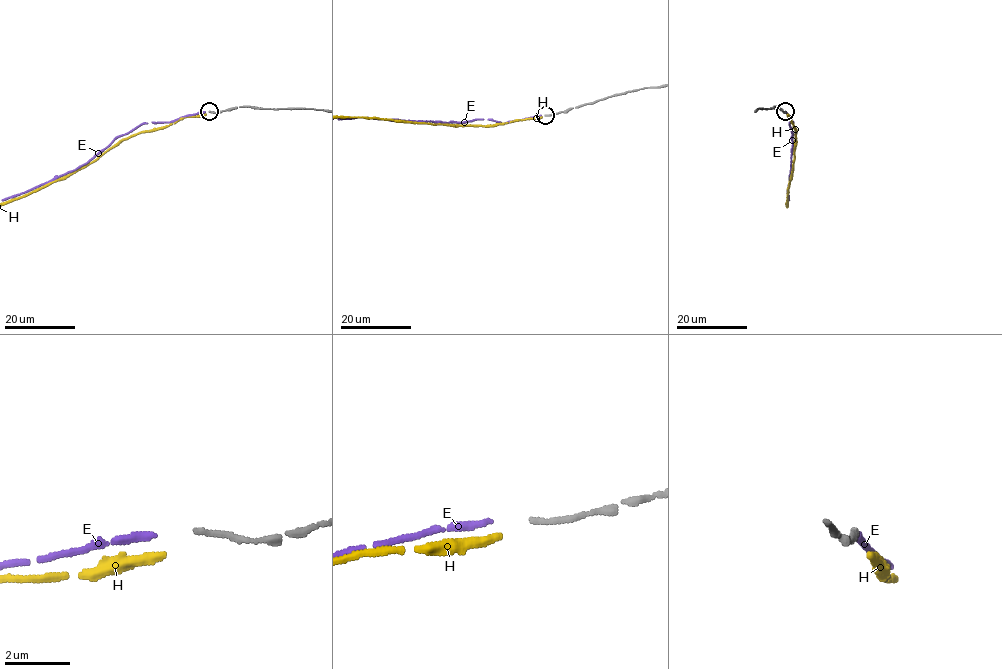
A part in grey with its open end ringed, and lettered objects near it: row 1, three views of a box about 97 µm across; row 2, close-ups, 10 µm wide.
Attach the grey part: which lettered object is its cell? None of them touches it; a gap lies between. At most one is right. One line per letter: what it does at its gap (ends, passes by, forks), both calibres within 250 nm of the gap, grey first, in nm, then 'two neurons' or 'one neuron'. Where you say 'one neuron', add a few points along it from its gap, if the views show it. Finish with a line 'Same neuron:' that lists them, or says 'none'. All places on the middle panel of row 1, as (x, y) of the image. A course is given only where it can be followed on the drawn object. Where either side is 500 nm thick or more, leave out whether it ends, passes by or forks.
E: it ends; calibres 170 and 200 nm; one neuron
H: it ends; calibres 170 and 280 nm; two neurons
Same neuron: E

